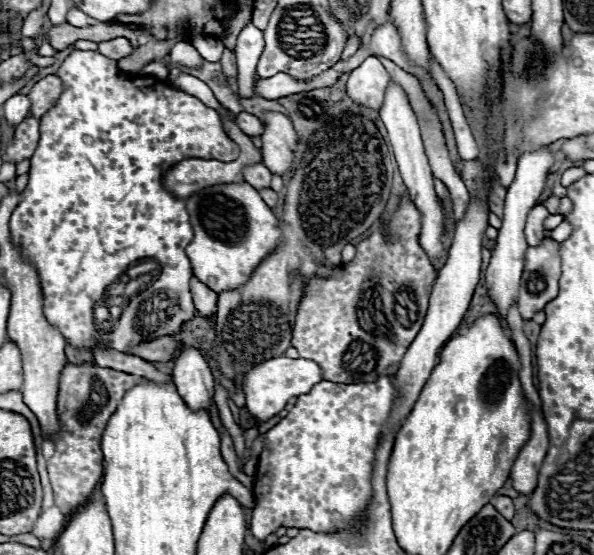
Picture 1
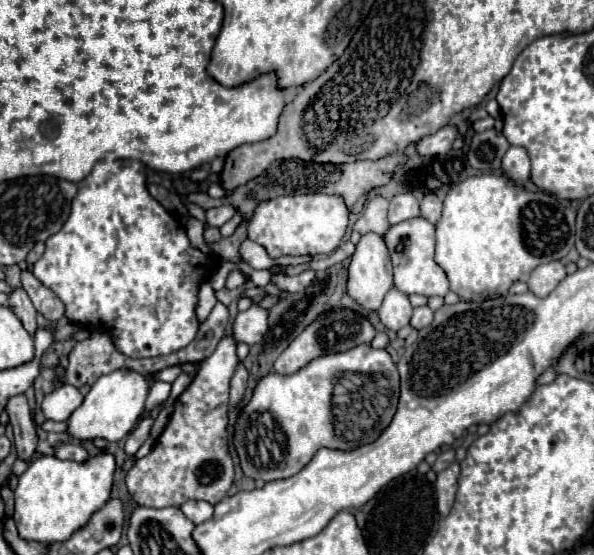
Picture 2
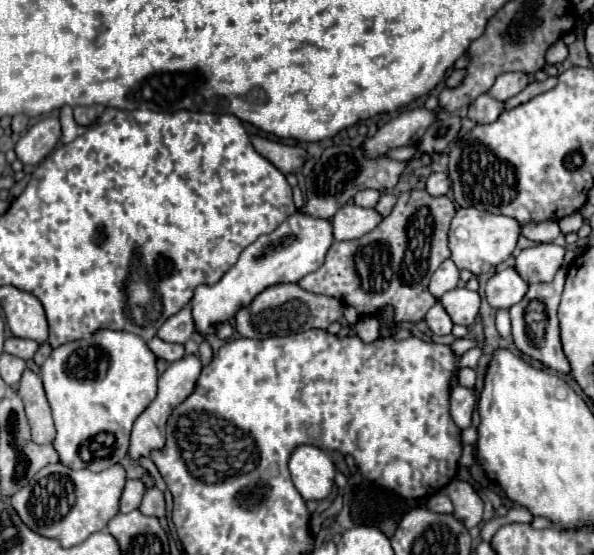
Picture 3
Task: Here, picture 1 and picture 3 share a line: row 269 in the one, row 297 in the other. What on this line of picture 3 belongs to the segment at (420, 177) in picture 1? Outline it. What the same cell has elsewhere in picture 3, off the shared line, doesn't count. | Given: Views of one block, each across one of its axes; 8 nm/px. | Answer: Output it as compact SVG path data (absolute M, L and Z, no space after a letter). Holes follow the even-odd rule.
M444 260L440 268L432 274L430 280L430 292L436 300L440 300L448 290L454 290L458 286L458 268L452 260Z

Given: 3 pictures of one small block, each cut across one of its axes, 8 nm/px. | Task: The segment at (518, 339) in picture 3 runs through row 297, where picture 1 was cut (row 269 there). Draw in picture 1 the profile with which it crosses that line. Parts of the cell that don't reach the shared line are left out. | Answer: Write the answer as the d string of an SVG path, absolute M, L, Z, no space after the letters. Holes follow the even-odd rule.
M546 238L540 246L528 248L518 296L518 310L524 320L532 320L536 312L558 296L558 280L560 244Z

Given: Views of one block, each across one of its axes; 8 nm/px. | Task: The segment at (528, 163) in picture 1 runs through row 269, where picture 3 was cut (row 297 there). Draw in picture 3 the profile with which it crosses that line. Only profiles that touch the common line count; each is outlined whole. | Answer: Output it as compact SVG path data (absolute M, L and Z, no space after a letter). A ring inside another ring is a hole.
M514 268L496 272L486 284L486 298L496 310L512 308L524 298L524 292L528 292L528 284L518 276Z

